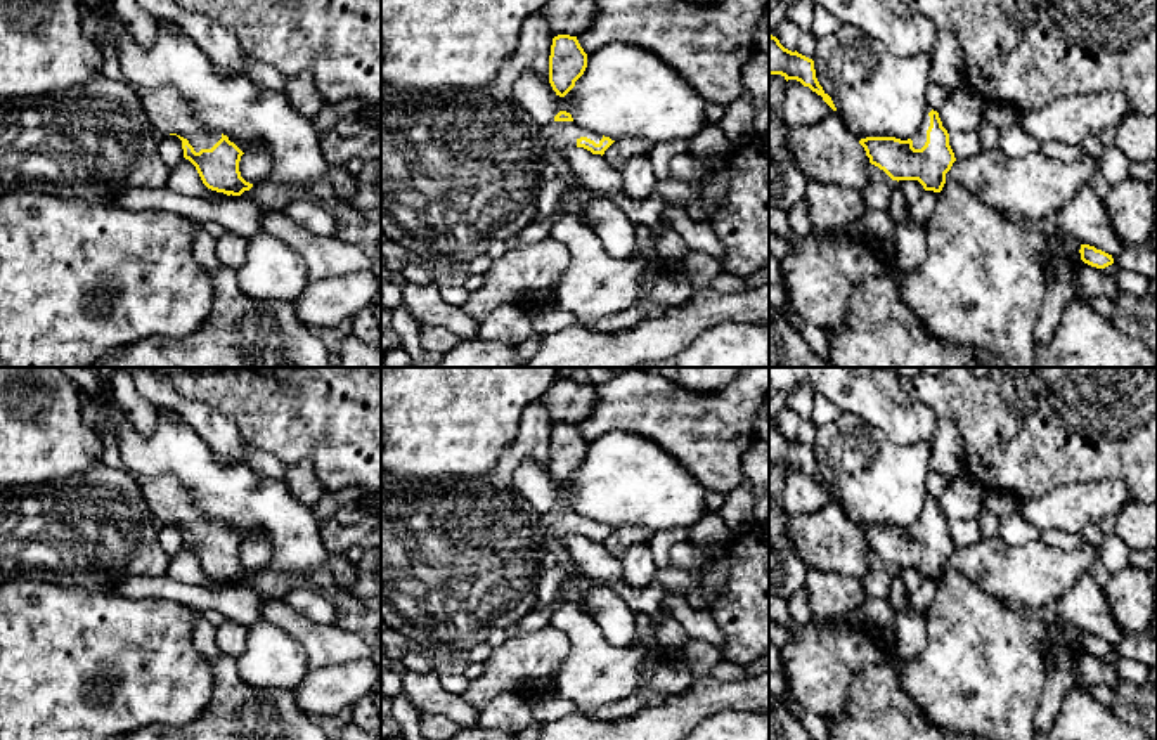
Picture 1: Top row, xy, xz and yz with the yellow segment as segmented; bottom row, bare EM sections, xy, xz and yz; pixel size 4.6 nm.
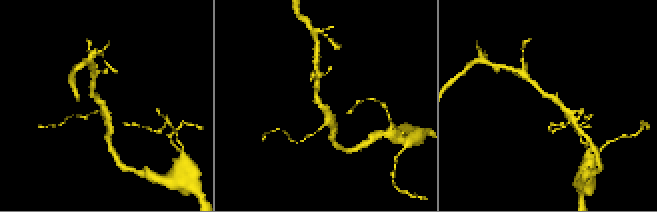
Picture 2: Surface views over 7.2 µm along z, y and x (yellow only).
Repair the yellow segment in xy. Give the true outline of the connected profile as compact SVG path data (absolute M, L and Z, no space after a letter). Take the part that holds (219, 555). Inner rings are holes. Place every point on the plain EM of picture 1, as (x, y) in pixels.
M163 473L142 480L140 489L156 520L177 523L182 529L184 546L196 555L208 577L241 584L253 575L239 560L244 541L227 523L201 513L192 494L175 475Z

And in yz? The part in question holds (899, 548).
M927 496L913 527L866 525L859 532L869 551L883 558L892 568L918 568L925 579L934 581L942 579L946 561L956 549L949 522L932 496Z

